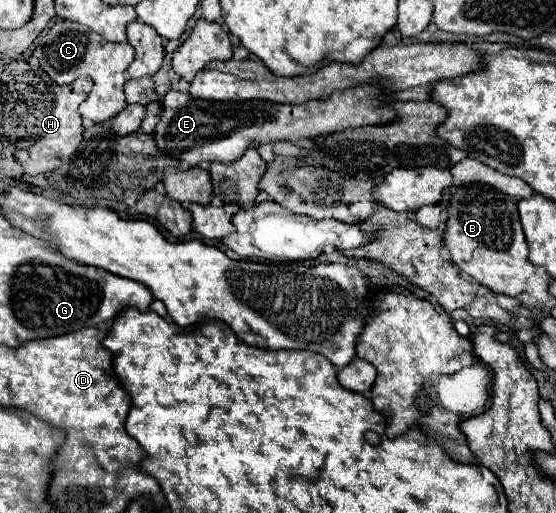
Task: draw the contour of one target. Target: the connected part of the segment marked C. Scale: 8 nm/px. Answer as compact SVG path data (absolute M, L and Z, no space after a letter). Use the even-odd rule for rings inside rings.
M55 21L55 25L41 35L35 49L41 69L55 79L55 83L71 83L79 75L89 75L93 79L93 91L81 103L81 117L87 117L95 123L103 123L109 117L115 117L127 103L123 95L125 71L135 57L135 49L129 43L109 43L101 35L89 31L87 27L71 21Z

